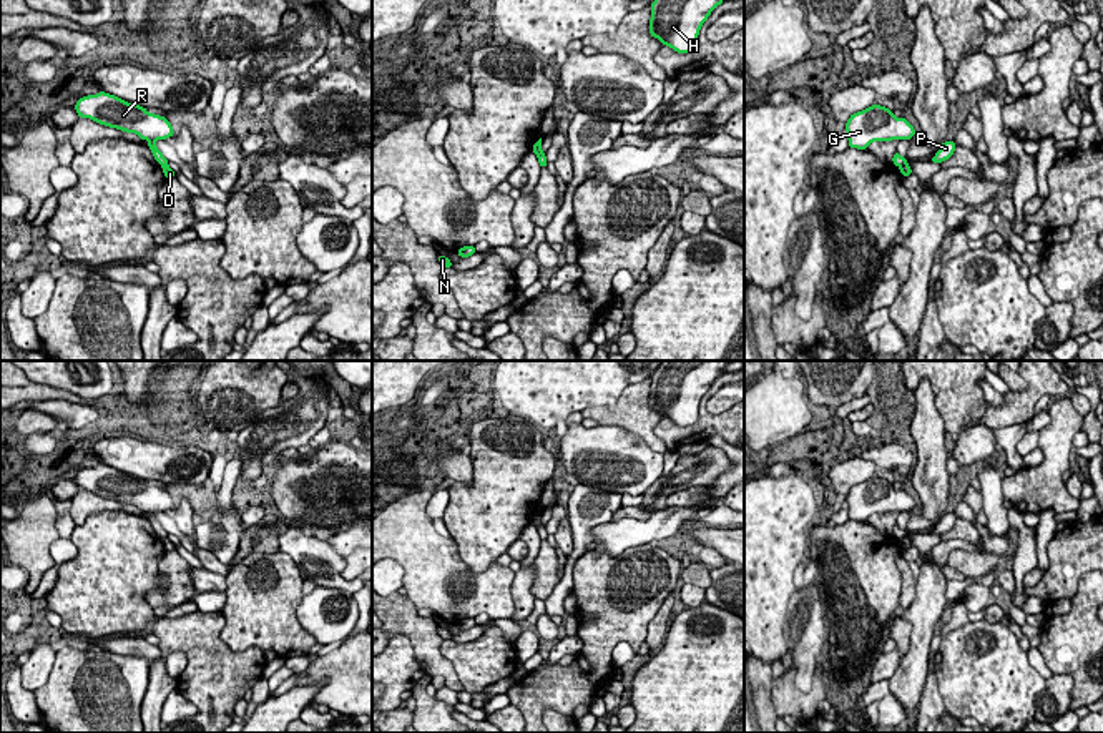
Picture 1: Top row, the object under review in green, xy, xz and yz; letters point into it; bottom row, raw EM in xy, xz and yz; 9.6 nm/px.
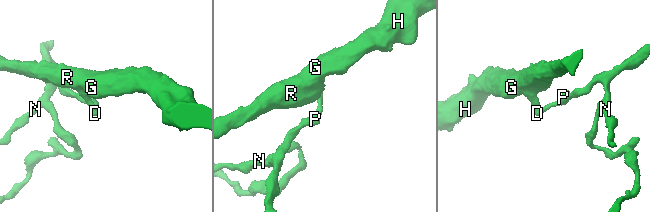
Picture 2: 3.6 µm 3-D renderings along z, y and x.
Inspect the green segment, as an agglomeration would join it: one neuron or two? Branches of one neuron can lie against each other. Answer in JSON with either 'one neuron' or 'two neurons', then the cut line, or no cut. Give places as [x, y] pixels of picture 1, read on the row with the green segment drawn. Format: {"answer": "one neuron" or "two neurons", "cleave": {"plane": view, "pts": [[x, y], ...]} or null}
{"answer": "two neurons", "cleave": {"plane": "yz", "pts": [[906, 163], [899, 167]]}}

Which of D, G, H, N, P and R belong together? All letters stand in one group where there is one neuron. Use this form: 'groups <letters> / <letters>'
groups D N P / G H R

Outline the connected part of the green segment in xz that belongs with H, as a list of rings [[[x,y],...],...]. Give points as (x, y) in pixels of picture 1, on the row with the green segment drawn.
[[[654,0],[650,35],[678,53],[696,52],[698,35],[711,12],[724,0]]]

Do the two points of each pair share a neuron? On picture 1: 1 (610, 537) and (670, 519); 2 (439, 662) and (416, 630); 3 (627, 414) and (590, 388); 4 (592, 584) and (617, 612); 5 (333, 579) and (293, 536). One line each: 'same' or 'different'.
1: same
2: same
3: different
4: same
5: same

